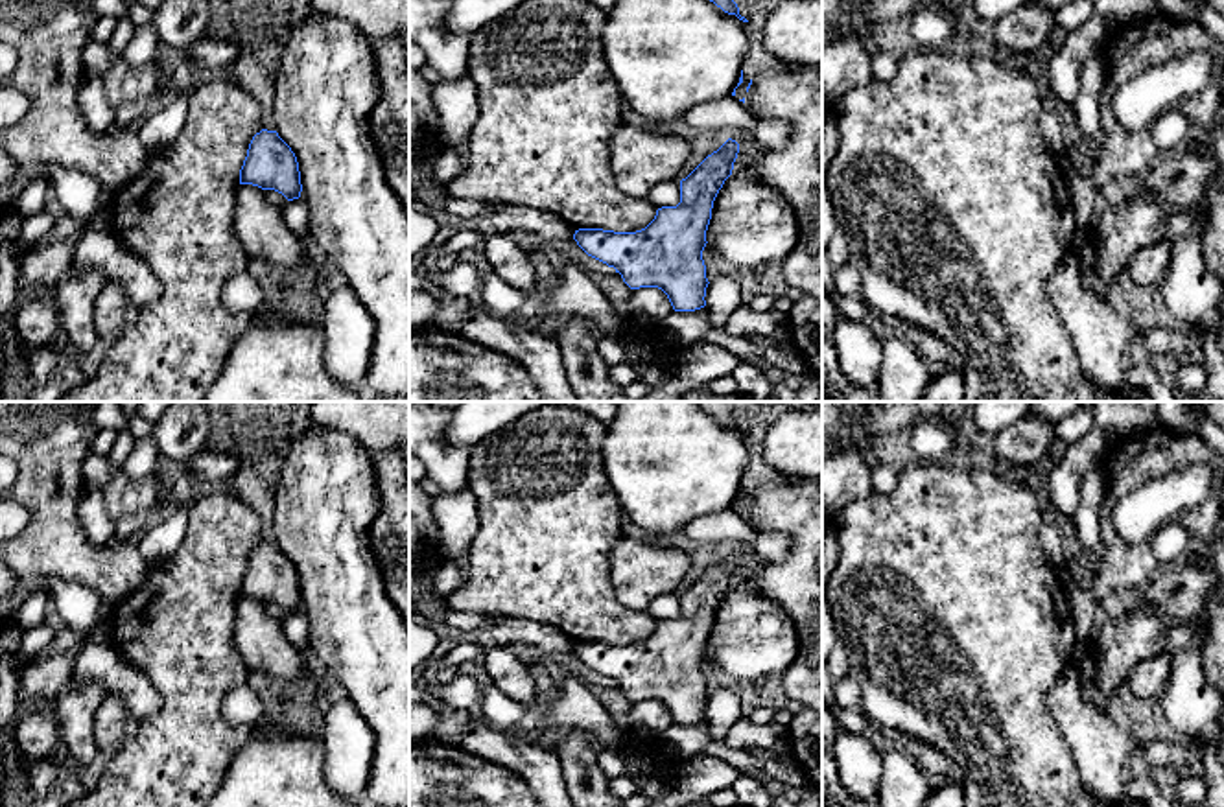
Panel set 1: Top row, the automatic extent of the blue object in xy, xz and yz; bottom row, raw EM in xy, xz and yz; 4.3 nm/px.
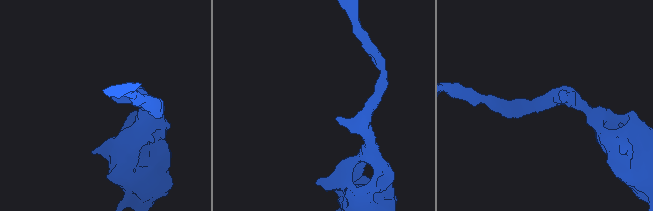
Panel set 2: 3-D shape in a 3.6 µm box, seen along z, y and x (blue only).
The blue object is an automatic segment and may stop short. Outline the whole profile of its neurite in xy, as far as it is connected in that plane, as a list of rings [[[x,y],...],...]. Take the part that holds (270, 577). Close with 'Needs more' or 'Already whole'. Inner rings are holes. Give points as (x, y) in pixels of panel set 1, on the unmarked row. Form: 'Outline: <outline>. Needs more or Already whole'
Outline: [[[262,542],[253,549],[240,582],[240,597],[275,602],[288,614],[300,610],[302,597],[297,569],[277,544]]]. Already whole

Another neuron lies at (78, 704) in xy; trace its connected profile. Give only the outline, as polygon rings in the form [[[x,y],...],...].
[[[94,680],[65,685],[57,695],[55,719],[72,765],[90,763],[100,752],[94,739],[94,720],[105,696],[105,684]]]

